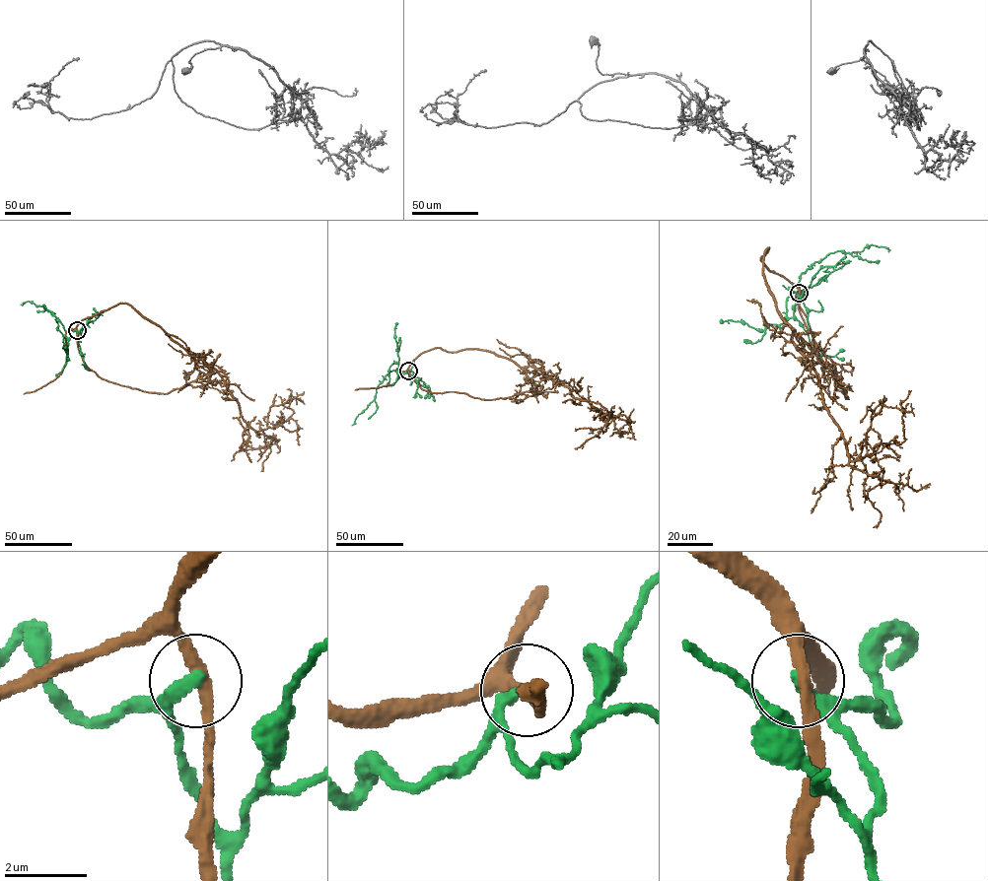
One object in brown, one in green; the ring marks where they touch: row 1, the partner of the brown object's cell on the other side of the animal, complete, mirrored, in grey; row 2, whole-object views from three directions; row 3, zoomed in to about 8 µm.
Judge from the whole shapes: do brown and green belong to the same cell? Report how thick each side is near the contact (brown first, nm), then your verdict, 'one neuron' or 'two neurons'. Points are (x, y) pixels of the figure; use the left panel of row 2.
280 nm thick on the brown side, 300 nm on the other; two neurons

